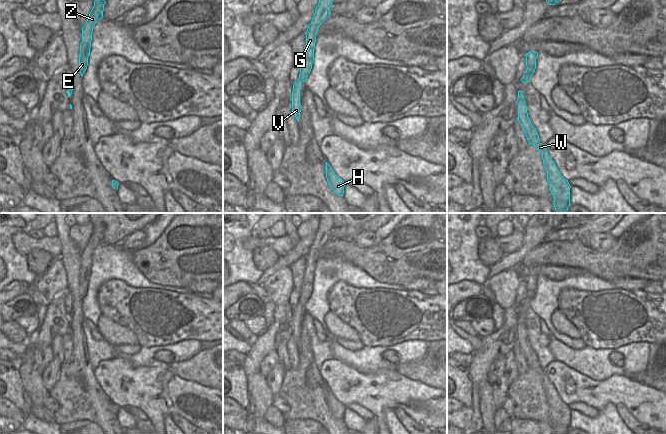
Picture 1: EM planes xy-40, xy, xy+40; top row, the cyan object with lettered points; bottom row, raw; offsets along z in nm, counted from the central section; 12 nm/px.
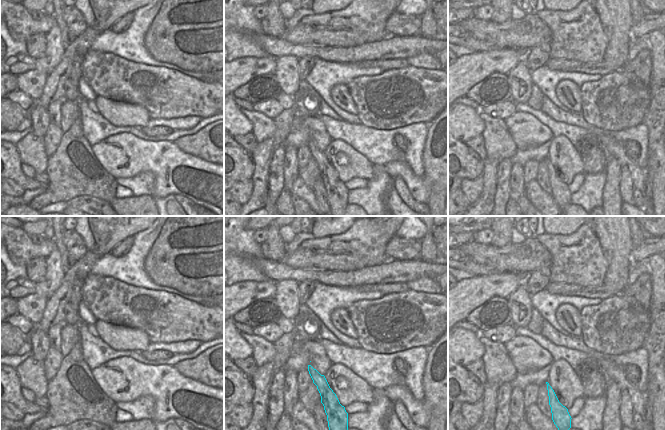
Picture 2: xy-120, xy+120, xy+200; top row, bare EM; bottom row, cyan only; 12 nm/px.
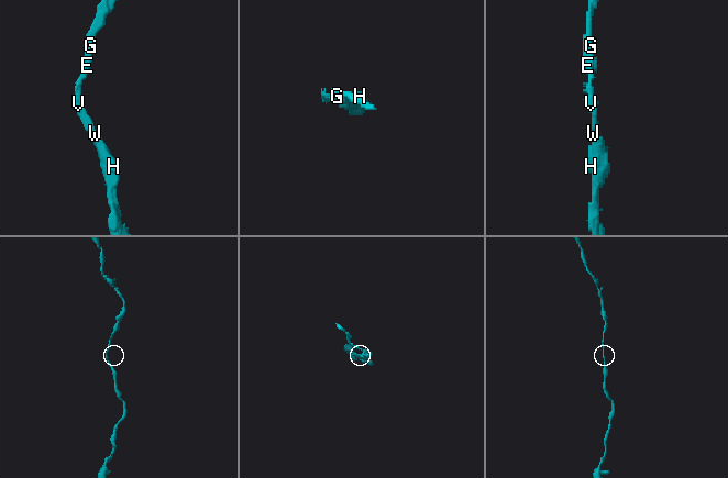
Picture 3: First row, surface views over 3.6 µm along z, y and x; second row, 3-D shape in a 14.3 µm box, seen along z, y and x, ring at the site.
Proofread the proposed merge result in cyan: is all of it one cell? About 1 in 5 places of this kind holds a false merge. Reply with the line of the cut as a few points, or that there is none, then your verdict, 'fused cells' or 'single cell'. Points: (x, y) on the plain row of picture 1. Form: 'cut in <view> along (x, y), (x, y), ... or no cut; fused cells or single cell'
no cut; single cell

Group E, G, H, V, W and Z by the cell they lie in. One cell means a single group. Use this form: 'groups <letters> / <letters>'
groups E G H V W Z

